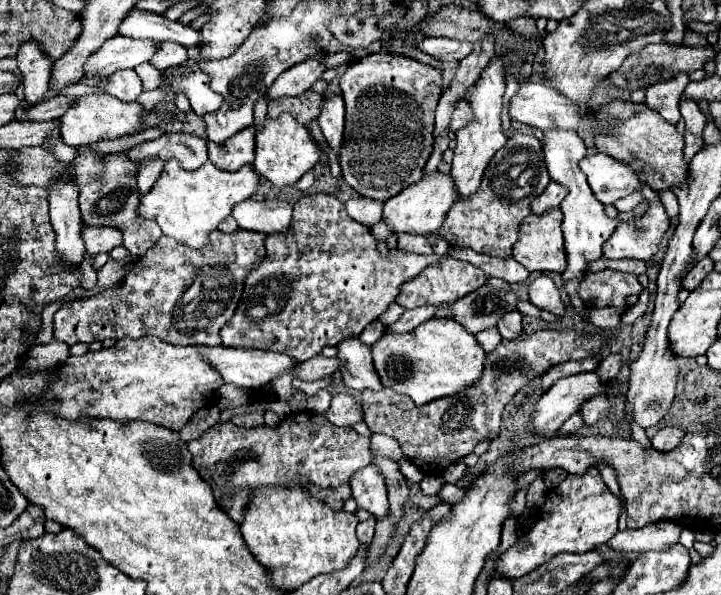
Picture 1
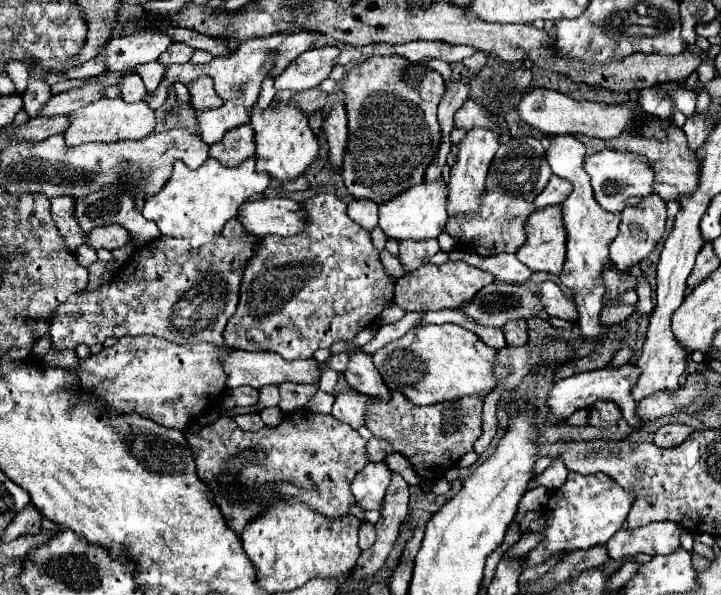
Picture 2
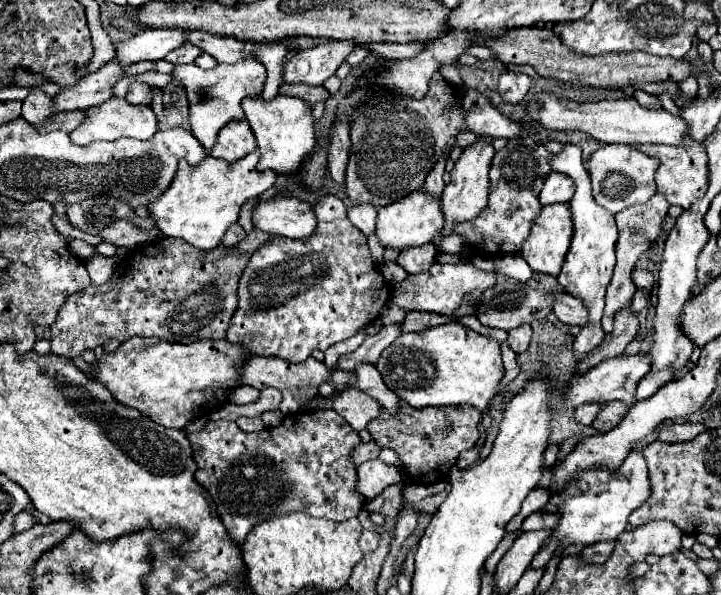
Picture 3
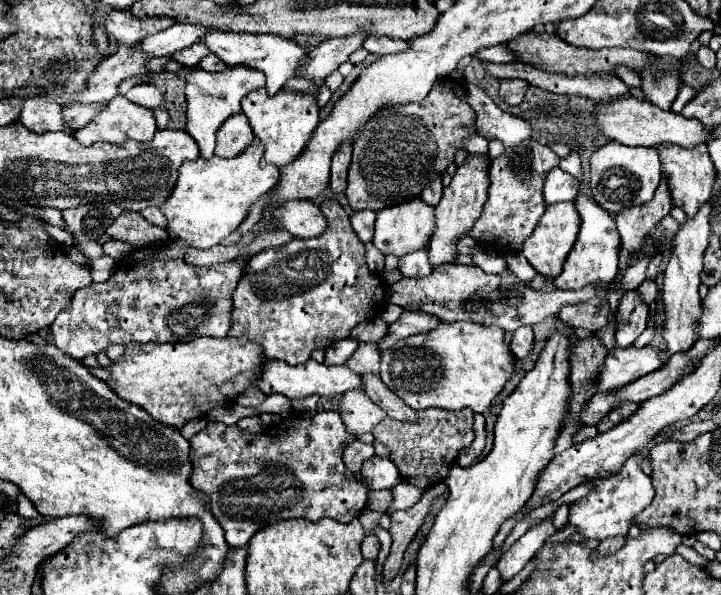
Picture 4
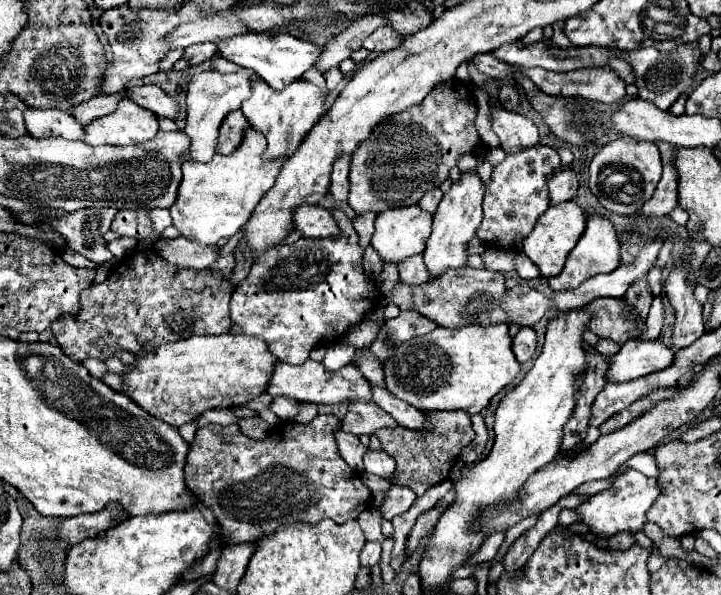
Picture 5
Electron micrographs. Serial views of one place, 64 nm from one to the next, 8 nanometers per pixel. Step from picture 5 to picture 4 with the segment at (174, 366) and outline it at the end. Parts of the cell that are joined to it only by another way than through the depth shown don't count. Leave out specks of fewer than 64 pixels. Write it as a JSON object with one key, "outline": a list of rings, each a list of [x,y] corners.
{"outline":[[[196,338],[192,342],[176,342],[176,344],[162,344],[162,342],[148,342],[148,344],[126,344],[124,356],[114,360],[108,366],[110,380],[108,386],[126,402],[140,406],[146,410],[152,418],[156,418],[164,426],[182,428],[186,422],[206,416],[208,410],[214,406],[222,406],[228,402],[234,402],[238,394],[242,394],[254,376],[258,372],[260,364],[264,362],[264,356],[260,352],[260,346],[256,346],[250,340],[244,338]]]}

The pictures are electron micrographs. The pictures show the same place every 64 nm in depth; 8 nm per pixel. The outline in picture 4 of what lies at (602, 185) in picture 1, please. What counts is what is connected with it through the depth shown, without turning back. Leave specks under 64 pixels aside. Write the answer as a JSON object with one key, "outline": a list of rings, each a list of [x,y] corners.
{"outline":[[[608,142],[592,154],[590,162],[590,190],[592,198],[610,214],[616,214],[628,206],[638,206],[652,200],[660,184],[660,158],[654,148],[628,148],[624,144]]]}

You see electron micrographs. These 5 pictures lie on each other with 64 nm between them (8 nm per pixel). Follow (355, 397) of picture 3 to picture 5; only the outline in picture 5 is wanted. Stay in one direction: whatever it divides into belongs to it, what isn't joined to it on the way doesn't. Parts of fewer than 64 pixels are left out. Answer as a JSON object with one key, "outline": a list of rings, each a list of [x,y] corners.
{"outline":[[[348,400],[348,414],[342,420],[344,432],[362,436],[386,426],[396,426],[396,422],[380,406],[370,400]]]}

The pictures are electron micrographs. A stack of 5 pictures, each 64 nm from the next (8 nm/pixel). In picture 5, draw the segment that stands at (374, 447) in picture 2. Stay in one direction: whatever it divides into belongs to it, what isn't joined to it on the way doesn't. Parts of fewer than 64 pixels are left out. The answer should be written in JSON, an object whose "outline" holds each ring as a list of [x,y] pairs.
{"outline":[[[336,432],[336,438],[338,438],[338,450],[342,454],[342,458],[346,460],[346,464],[356,470],[356,472],[364,472],[362,468],[362,458],[364,454],[368,452],[366,446],[360,444],[358,436],[352,436],[352,434],[346,434],[346,432]]]}

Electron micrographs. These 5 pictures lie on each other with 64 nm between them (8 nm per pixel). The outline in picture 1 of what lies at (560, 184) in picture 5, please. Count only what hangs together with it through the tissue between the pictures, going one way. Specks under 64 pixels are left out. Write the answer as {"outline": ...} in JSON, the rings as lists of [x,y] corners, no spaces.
{"outline":[[[550,182],[546,186],[546,190],[532,202],[530,210],[532,210],[532,214],[542,216],[542,214],[546,214],[546,212],[550,212],[554,208],[560,208],[564,196],[566,196],[566,188],[560,186],[560,184],[556,184],[556,182]]]}

